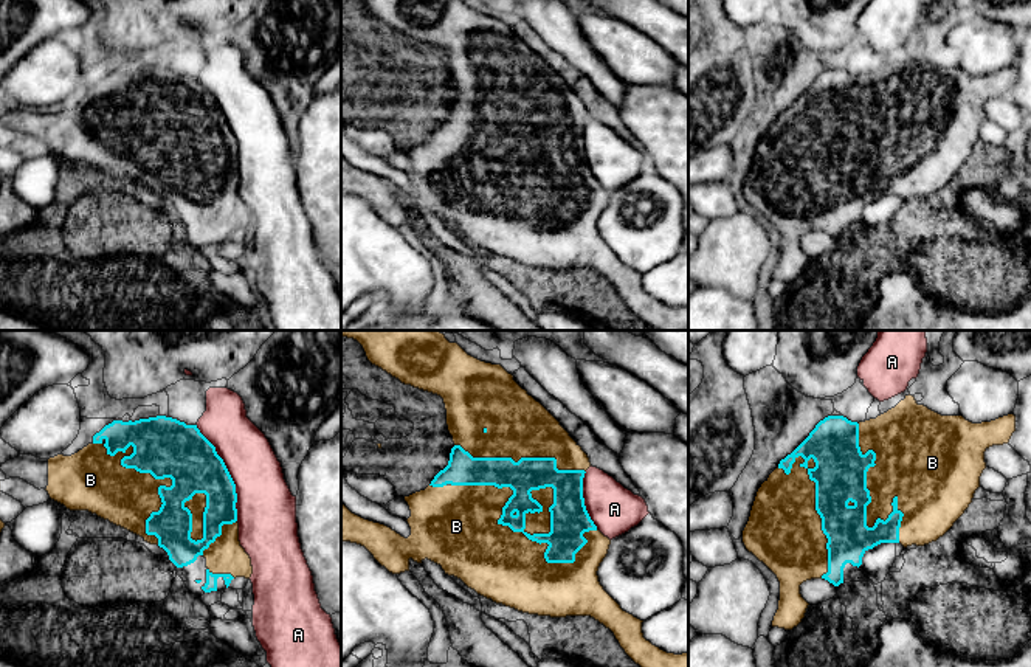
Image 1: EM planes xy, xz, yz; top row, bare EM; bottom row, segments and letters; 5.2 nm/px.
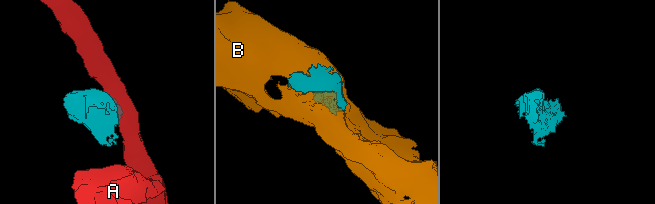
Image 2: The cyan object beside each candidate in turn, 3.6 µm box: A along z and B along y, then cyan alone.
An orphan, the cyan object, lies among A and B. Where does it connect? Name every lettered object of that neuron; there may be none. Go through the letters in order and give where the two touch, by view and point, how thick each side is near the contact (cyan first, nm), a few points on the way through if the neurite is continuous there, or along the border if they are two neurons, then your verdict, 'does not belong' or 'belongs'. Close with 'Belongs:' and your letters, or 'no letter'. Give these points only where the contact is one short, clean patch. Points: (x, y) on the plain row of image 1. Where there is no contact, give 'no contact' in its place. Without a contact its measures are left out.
A: contact xy (228, 126); calibres 280 and 300 nm; does not belong
B: contact xz (518, 183); calibres 180 and 380 nm; belongs
Belongs: B

